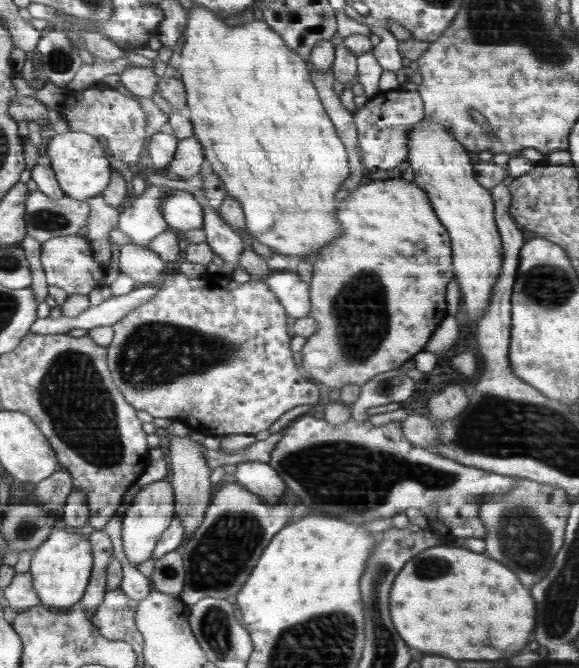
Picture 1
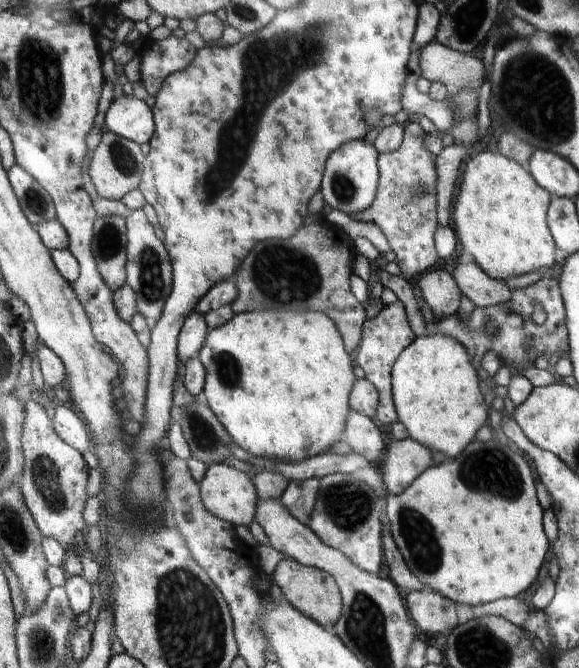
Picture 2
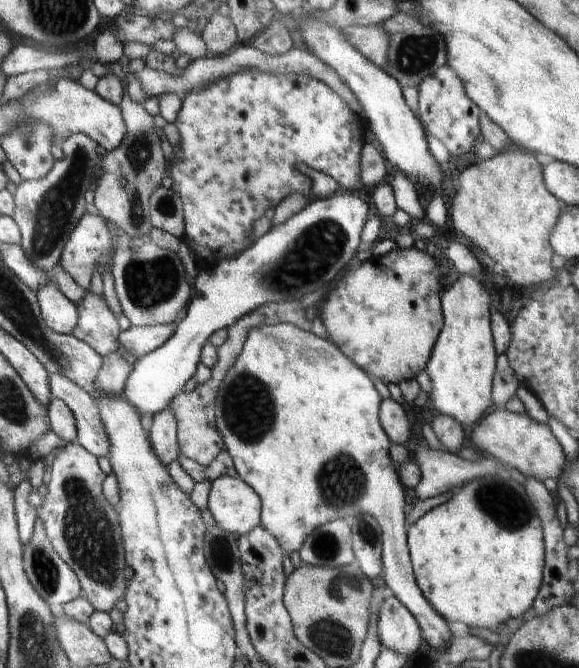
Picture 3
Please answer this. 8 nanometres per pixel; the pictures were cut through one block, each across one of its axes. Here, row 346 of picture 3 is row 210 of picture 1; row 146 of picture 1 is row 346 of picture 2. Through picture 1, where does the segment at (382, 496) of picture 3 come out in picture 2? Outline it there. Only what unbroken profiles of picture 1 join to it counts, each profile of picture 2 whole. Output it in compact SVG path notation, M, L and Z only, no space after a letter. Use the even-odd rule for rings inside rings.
M267 309L235 313L226 324L208 330L197 357L205 370L201 398L226 428L232 441L253 456L302 462L324 454L342 440L351 410L350 390L356 378L341 332L328 315L310 310Z

